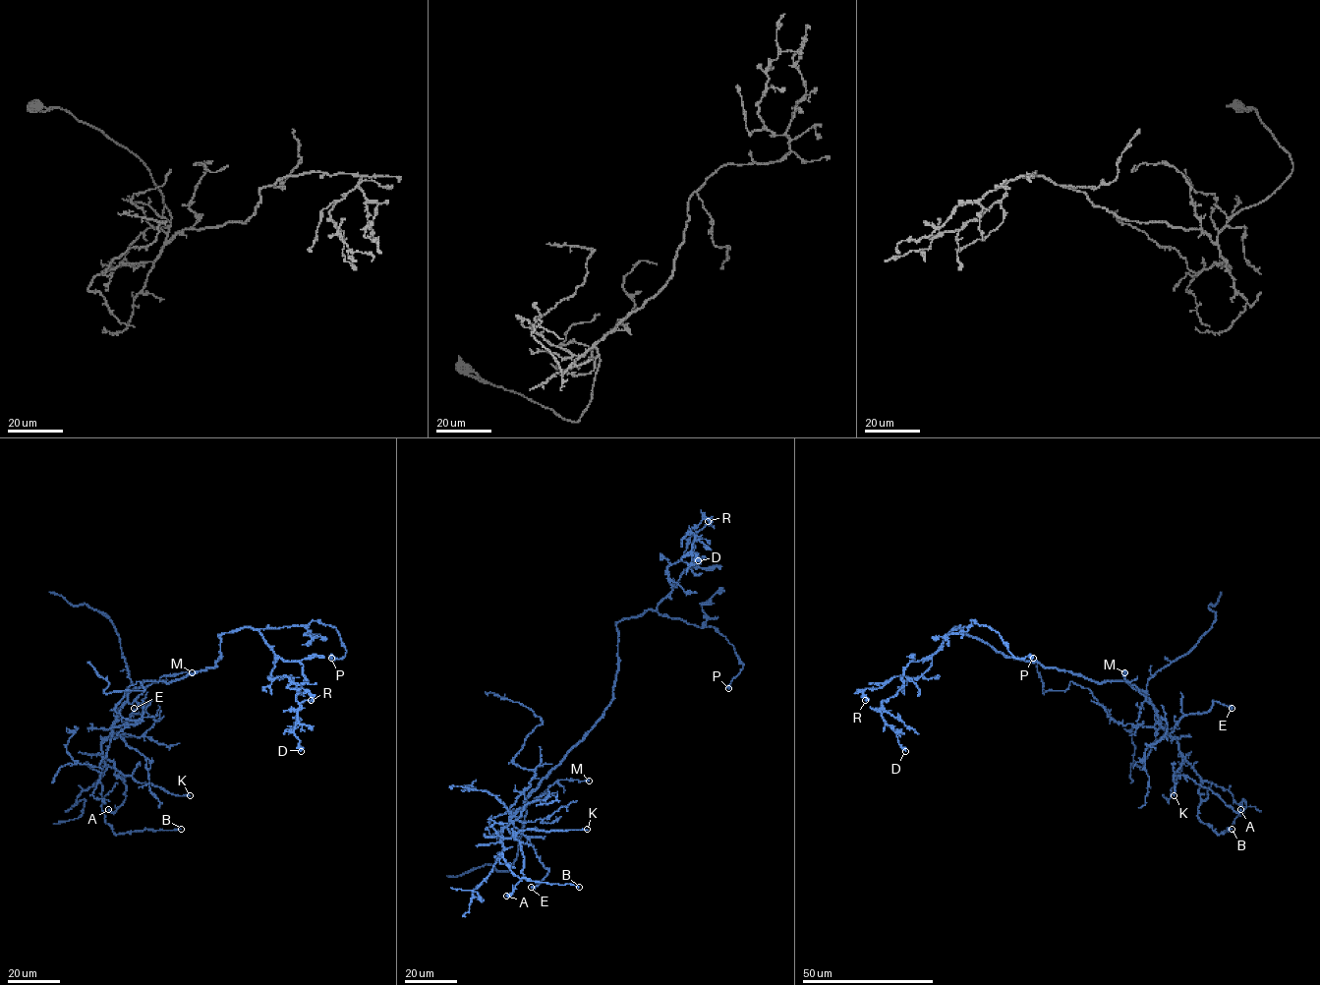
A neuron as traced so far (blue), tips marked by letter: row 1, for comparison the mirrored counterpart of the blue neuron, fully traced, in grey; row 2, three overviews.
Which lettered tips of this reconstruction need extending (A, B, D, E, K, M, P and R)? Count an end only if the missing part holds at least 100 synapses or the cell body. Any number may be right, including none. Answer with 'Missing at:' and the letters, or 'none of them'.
Missing at: none of them

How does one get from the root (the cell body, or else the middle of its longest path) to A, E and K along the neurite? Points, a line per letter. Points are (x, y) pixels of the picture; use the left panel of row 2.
A: (188, 675), (144, 681), (129, 693), (101, 744), (127, 786), (123, 803), (108, 809)
E: (188, 675), (170, 682), (144, 681), (133, 689), (112, 727), (115, 733), (150, 701), (134, 708)
K: (188, 675), (170, 682), (144, 681), (133, 689), (101, 752), (139, 782), (190, 795)

